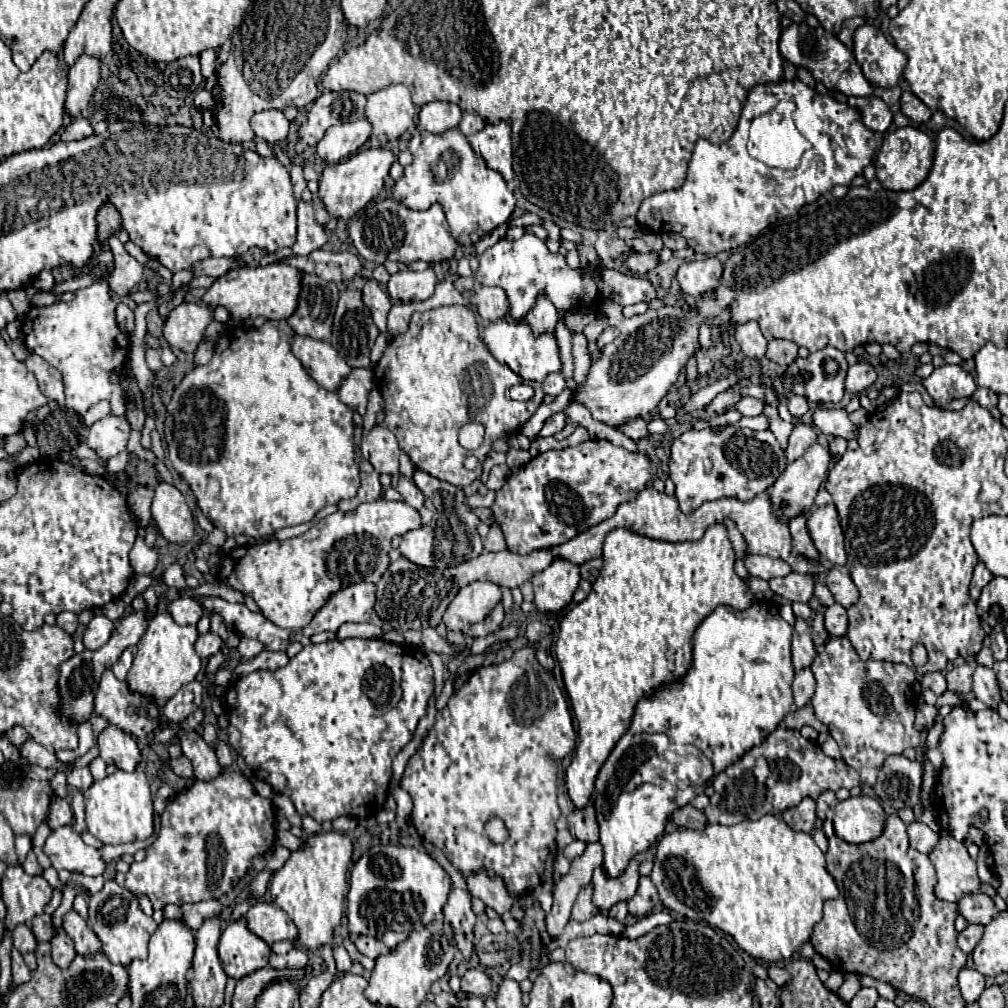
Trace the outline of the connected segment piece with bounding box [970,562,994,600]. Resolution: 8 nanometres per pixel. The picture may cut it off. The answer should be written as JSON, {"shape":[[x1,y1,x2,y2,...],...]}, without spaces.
{"shape":[[980,562,980,564,974,568,974,576,972,576,972,582,970,582,970,598,972,598,972,600,978,600,982,588,984,588,992,578,994,578,994,576,992,576,992,574,986,570,986,566]]}

